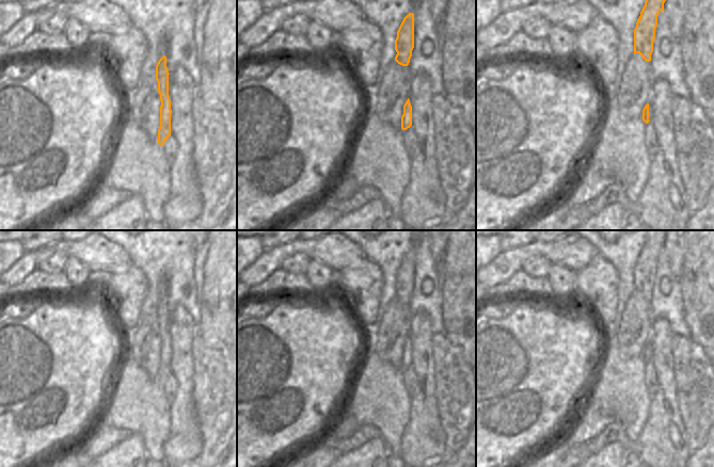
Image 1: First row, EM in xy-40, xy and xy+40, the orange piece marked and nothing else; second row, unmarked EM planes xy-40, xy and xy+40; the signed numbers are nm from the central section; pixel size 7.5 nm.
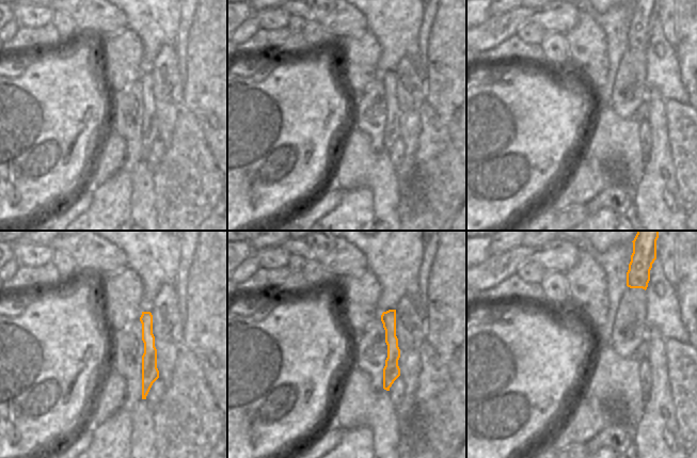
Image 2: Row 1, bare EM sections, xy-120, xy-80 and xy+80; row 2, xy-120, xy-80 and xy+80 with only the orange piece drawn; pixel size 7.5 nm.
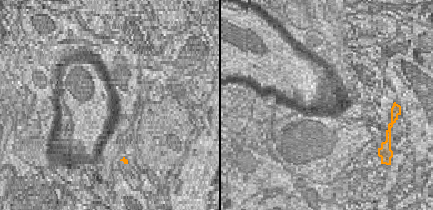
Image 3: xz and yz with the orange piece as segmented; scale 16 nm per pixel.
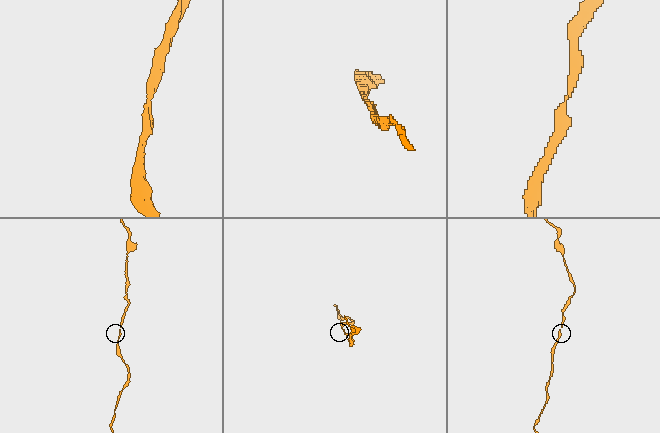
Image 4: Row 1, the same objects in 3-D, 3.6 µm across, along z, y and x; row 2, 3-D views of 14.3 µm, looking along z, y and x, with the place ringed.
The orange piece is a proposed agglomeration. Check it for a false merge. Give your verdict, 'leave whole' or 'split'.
leave whole

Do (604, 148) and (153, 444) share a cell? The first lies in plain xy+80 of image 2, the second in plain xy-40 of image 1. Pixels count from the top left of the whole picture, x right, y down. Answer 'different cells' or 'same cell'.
same cell

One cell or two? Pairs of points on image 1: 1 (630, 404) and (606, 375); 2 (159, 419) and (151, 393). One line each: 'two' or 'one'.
1: one
2: one

